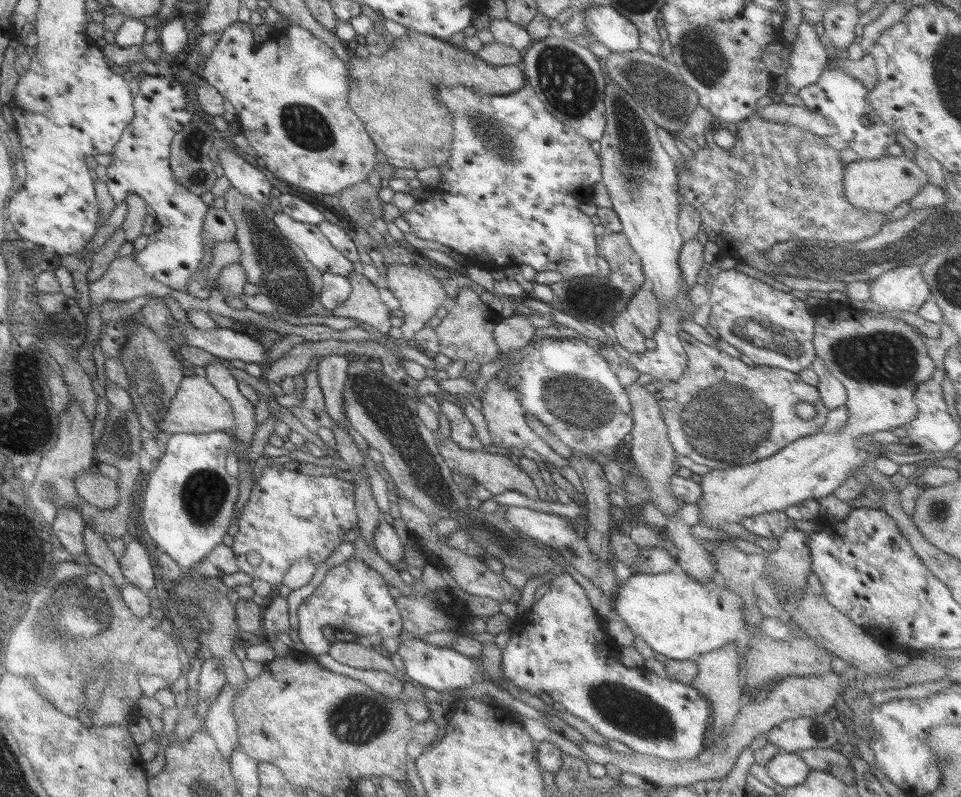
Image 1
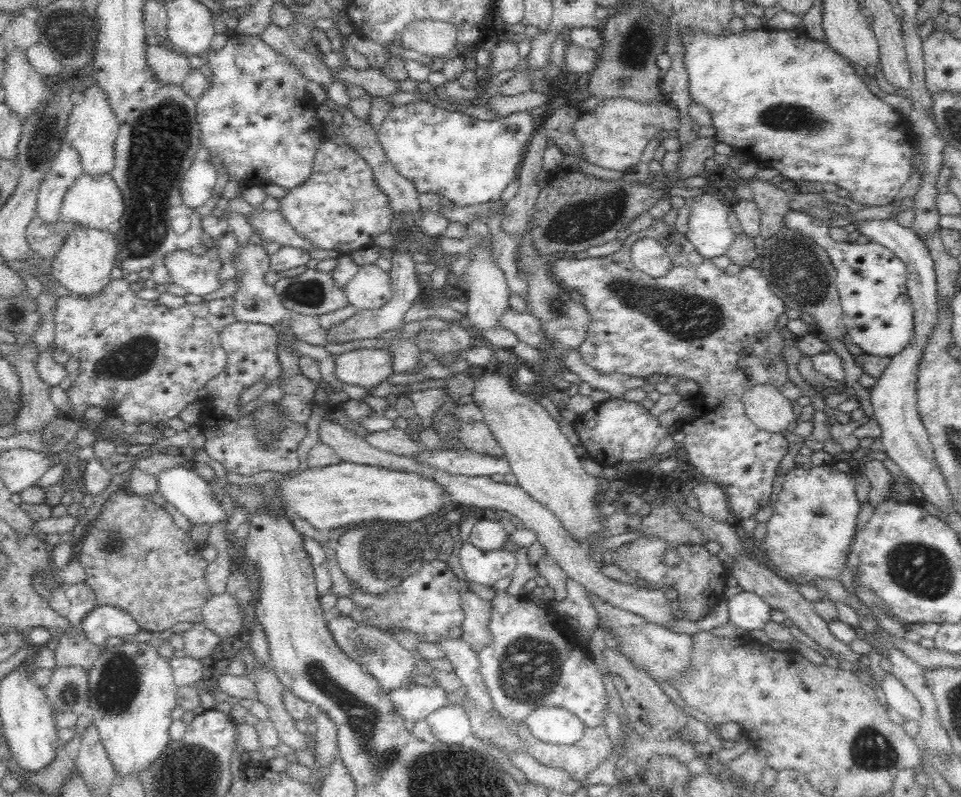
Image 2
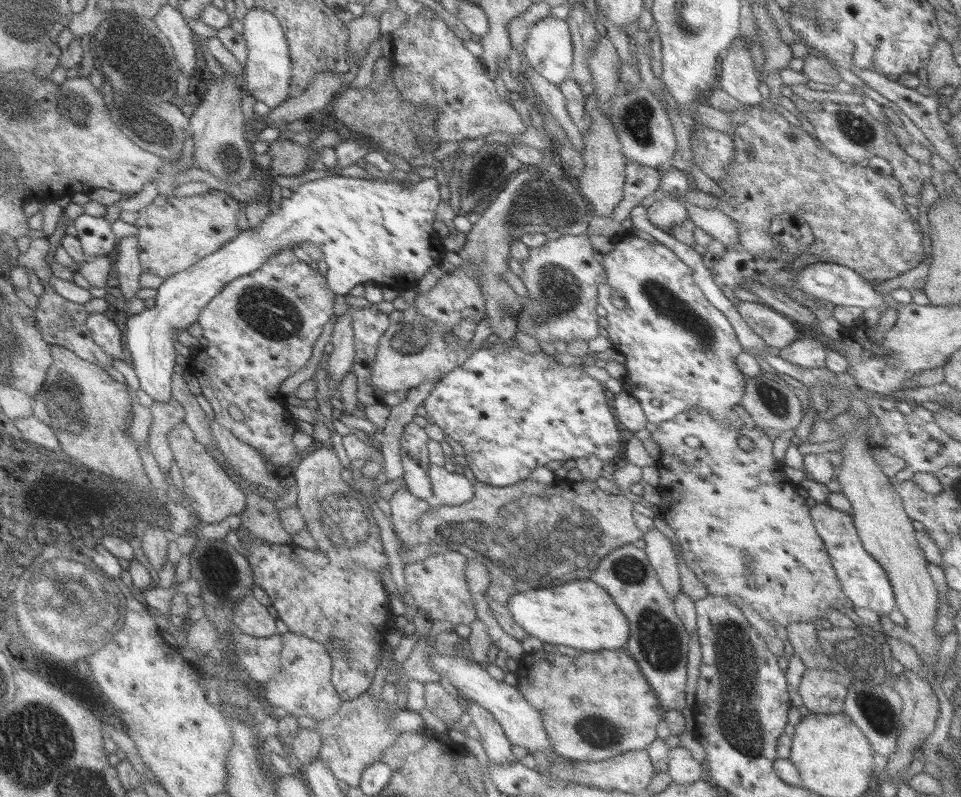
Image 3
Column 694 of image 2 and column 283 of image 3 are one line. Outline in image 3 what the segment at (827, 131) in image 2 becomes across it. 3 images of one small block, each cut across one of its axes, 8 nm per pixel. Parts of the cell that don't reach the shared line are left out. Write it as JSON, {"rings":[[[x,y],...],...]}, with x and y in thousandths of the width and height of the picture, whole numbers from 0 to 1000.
{"rings":[[[265,8],[257,11],[252,23],[252,30],[251,43],[257,61],[257,75],[253,80],[250,102],[252,110],[267,128],[274,128],[280,136],[290,133],[301,120],[303,95],[303,78],[301,78],[300,58],[294,35],[281,15]]]}

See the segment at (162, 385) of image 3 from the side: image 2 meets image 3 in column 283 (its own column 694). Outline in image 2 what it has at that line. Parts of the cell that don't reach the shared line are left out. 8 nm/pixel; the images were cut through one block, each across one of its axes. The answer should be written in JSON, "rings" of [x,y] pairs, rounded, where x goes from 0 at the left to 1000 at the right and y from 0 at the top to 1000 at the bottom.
{"rings":[[[735,241],[715,253],[715,299],[729,321],[737,325],[752,321],[764,301],[758,281],[761,257],[751,252],[750,241]]]}

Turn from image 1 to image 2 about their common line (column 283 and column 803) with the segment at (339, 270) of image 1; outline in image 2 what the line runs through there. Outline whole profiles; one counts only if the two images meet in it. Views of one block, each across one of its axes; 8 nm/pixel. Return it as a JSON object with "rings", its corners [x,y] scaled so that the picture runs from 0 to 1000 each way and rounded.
{"rings":[[[816,266],[814,284],[817,296],[836,296],[862,320],[871,343],[875,402],[891,434],[905,447],[927,450],[939,443],[946,430],[951,428],[952,390],[944,366],[944,336],[927,314],[912,304],[870,304],[863,294],[861,280],[845,276],[838,269]]]}

